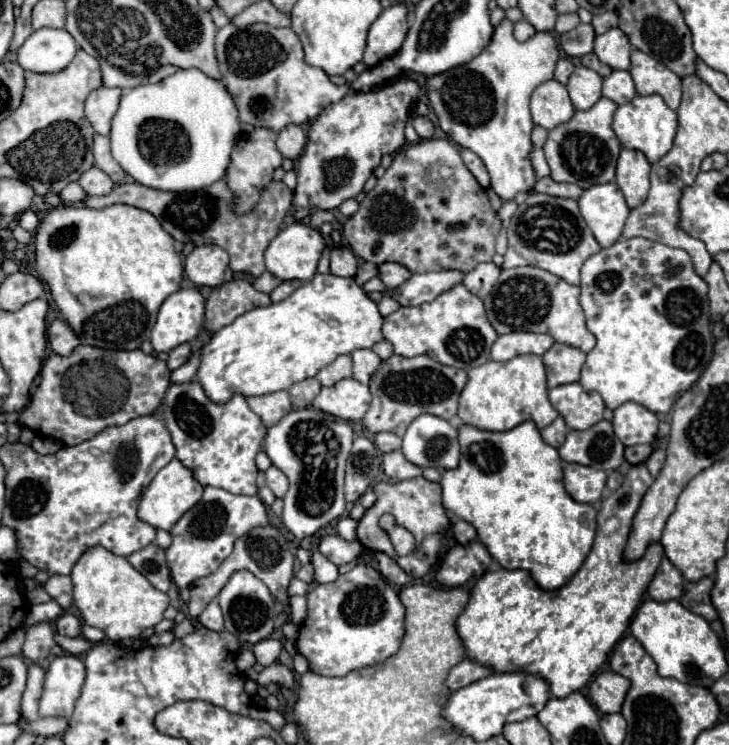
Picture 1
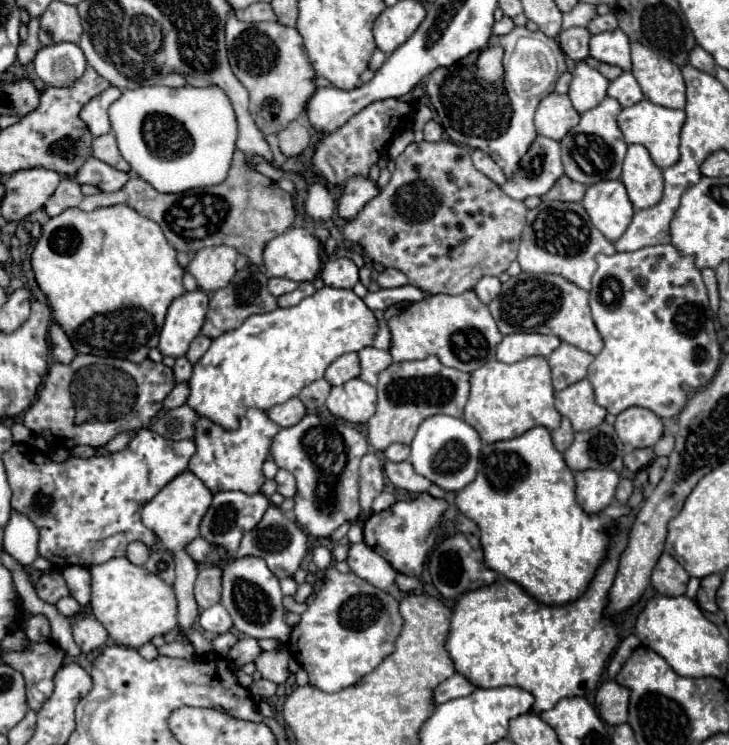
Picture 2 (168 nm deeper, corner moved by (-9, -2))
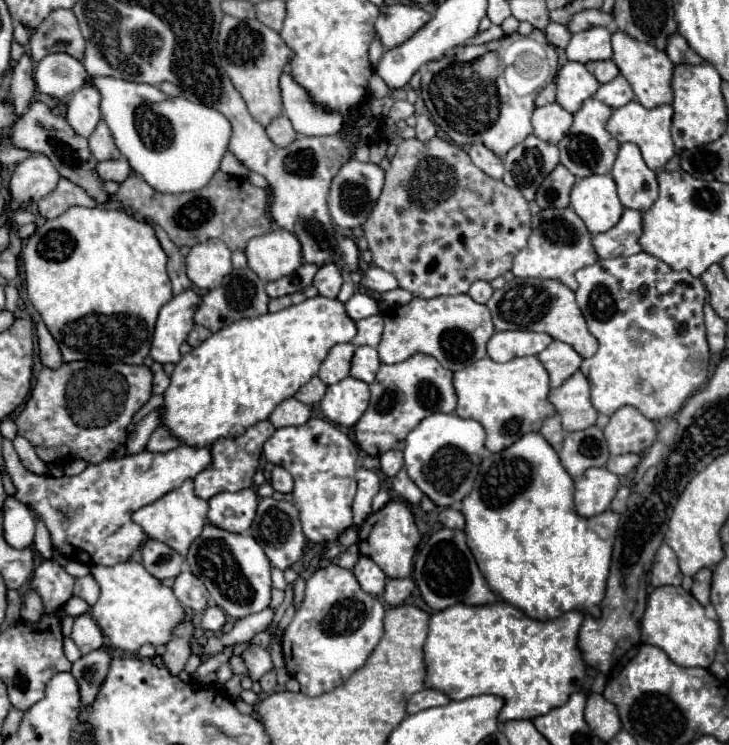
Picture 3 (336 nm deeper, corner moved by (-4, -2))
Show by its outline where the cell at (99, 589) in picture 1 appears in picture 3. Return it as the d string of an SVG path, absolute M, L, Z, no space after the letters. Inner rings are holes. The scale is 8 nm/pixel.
M123 561L111 567L91 565L91 575L101 587L101 595L91 607L91 615L115 649L137 653L145 643L157 647L171 639L171 629L183 619L183 607L175 593L159 579L151 577L141 563Z

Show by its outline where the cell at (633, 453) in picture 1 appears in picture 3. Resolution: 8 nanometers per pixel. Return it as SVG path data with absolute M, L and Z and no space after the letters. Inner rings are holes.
M627 453L627 455L619 455L619 457L609 457L607 469L611 469L611 473L615 473L615 475L629 475L629 473L635 471L639 461L641 461L641 457L635 455L635 453Z

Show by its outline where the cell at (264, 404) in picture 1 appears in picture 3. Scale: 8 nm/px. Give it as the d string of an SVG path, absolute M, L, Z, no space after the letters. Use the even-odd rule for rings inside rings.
M289 397L275 407L269 421L279 429L279 427L303 425L303 423L307 423L309 417L311 417L311 409L307 405L303 405L301 401L297 401L295 397Z

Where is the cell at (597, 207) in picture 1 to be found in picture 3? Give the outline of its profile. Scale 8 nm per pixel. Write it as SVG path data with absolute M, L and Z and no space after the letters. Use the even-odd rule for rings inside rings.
M611 175L579 179L571 191L571 207L591 233L609 231L623 215L623 205L617 197L617 187Z

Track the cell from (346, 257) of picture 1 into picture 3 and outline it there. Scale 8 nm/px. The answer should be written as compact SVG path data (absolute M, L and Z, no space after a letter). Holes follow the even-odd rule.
M325 263L317 269L313 285L317 291L325 297L337 297L341 285L343 285L343 271L335 263Z

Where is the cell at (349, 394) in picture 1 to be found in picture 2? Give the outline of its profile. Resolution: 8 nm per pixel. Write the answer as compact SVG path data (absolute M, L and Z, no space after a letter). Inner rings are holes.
M358 377L350 379L344 385L332 387L326 407L344 421L366 423L376 411L376 389Z

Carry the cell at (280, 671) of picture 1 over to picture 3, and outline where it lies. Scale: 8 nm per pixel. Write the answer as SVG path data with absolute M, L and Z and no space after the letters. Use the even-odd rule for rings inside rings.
M249 645L249 647L243 651L243 661L245 661L247 671L249 671L249 677L251 677L253 681L259 681L265 673L273 671L271 655L269 655L269 651L263 649L263 647Z

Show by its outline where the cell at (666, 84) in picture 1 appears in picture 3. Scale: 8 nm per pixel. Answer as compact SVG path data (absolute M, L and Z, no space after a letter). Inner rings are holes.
M615 31L613 33L613 61L619 67L621 75L631 83L633 91L635 91L635 99L647 107L659 107L659 105L671 105L673 101L673 87L671 87L671 79L673 79L673 61L665 55L659 53L653 45L643 45L641 41L635 41L633 37L627 37L627 33Z

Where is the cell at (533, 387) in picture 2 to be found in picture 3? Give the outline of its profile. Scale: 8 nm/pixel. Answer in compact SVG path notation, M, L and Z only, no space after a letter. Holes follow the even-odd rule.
M489 357L475 361L467 369L455 371L453 385L457 391L455 413L463 419L475 419L487 433L485 447L493 453L513 445L529 431L539 431L547 417L553 417L555 407L549 403L549 373L537 357L515 357L507 363L497 363Z

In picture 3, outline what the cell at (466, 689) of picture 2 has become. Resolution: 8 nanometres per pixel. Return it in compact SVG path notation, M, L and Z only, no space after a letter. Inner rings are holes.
M423 689L415 695L411 695L409 703L407 703L407 713L413 715L413 713L419 713L423 709L429 709L429 707L439 707L439 705L447 705L451 699L443 693L443 691L437 691L437 689Z

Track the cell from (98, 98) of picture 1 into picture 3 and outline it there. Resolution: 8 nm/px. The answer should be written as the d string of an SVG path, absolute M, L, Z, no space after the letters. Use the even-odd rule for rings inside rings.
M87 83L79 91L75 91L67 103L69 109L65 119L81 137L89 137L101 121L99 101L101 93L91 83Z

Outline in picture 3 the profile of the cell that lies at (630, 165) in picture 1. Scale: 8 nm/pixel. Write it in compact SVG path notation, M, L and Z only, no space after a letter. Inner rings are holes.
M623 143L613 165L613 179L621 205L627 209L647 211L659 197L657 173L651 171L635 143Z

